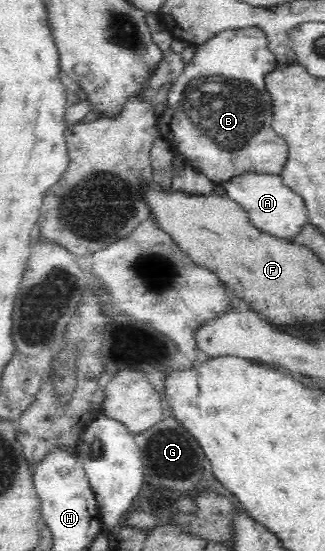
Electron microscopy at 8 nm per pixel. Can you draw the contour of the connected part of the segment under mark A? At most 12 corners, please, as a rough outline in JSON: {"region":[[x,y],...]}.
{"region":[[247,173],[222,185],[269,235],[293,240],[303,197],[282,175]]}

